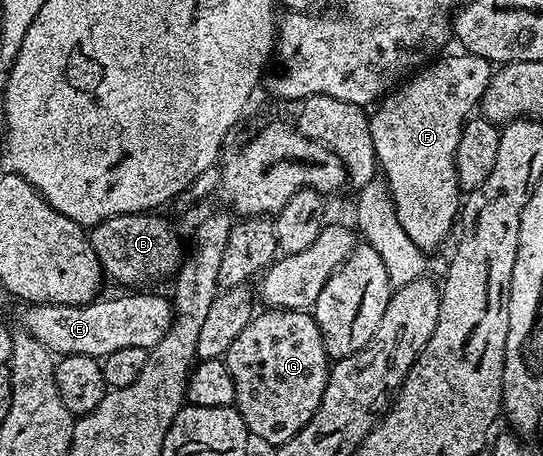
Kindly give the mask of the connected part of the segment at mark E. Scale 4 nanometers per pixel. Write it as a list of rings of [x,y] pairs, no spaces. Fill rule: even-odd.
[[[127,291],[124,297],[107,297],[87,305],[24,304],[18,324],[56,358],[85,355],[102,359],[125,347],[150,350],[165,338],[172,321],[172,302],[151,291]]]

